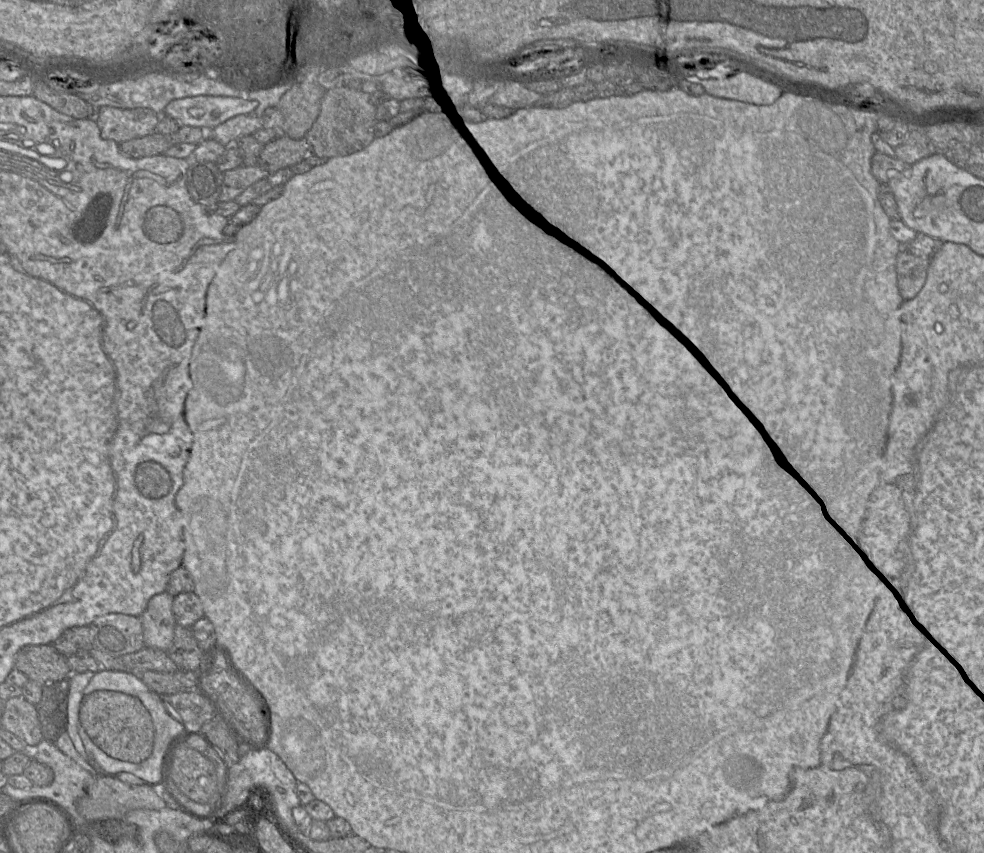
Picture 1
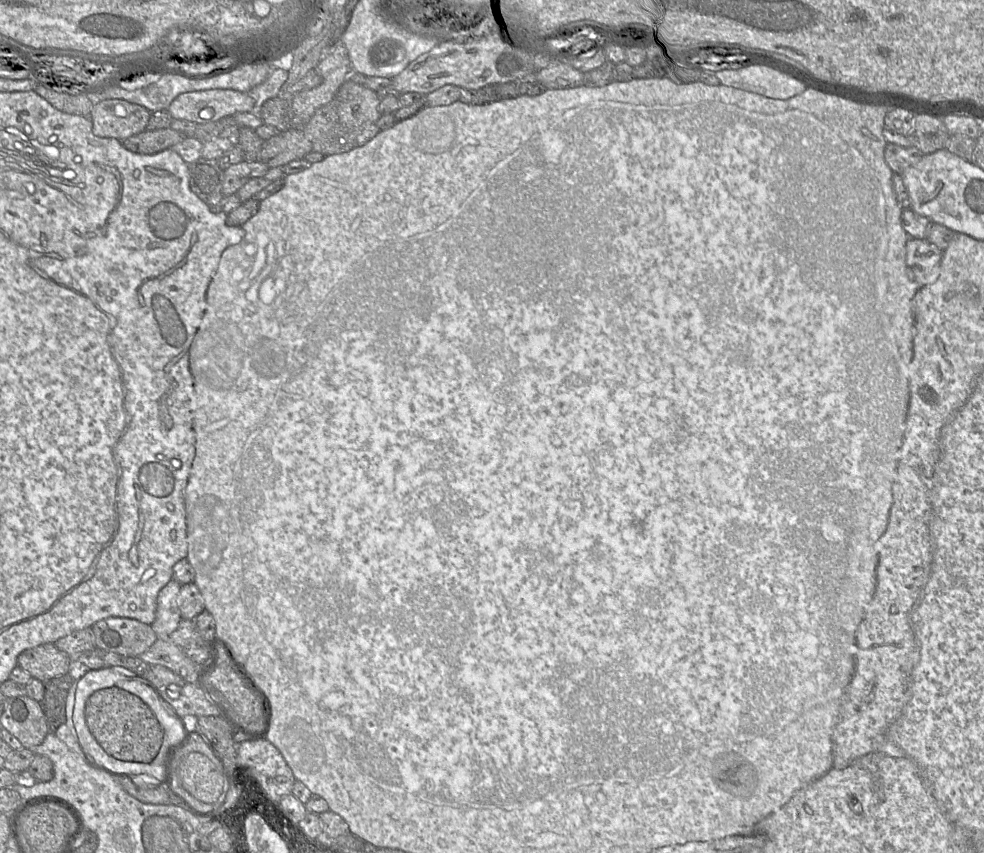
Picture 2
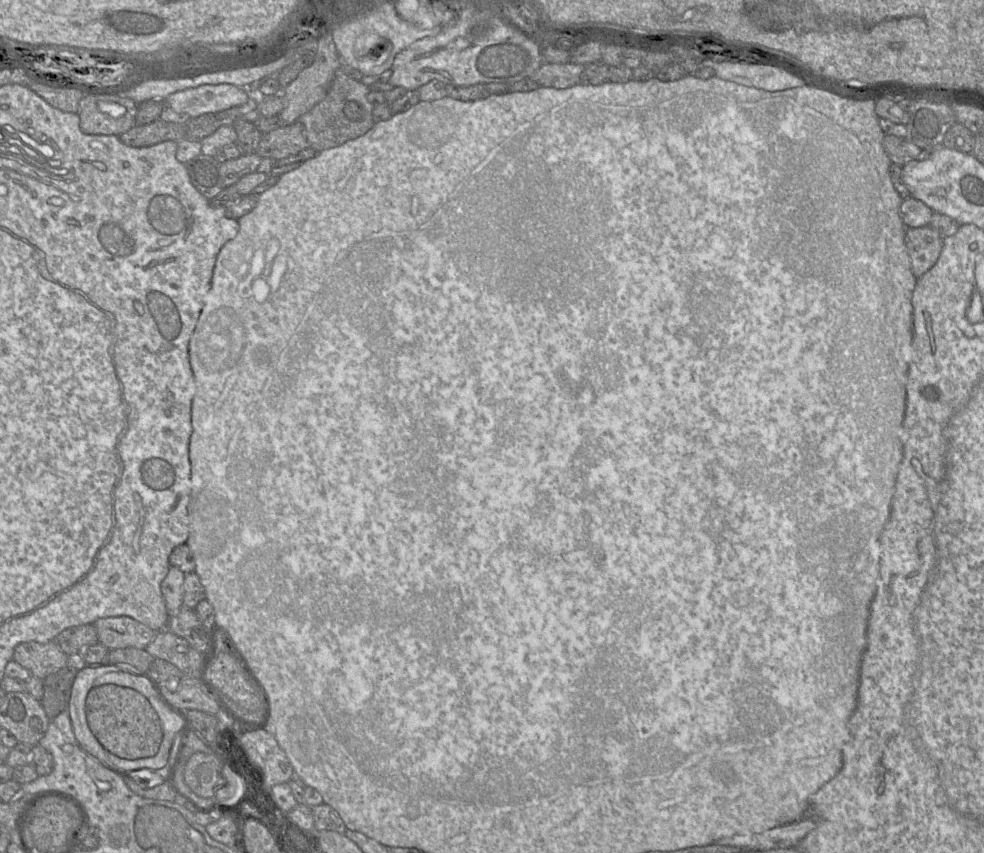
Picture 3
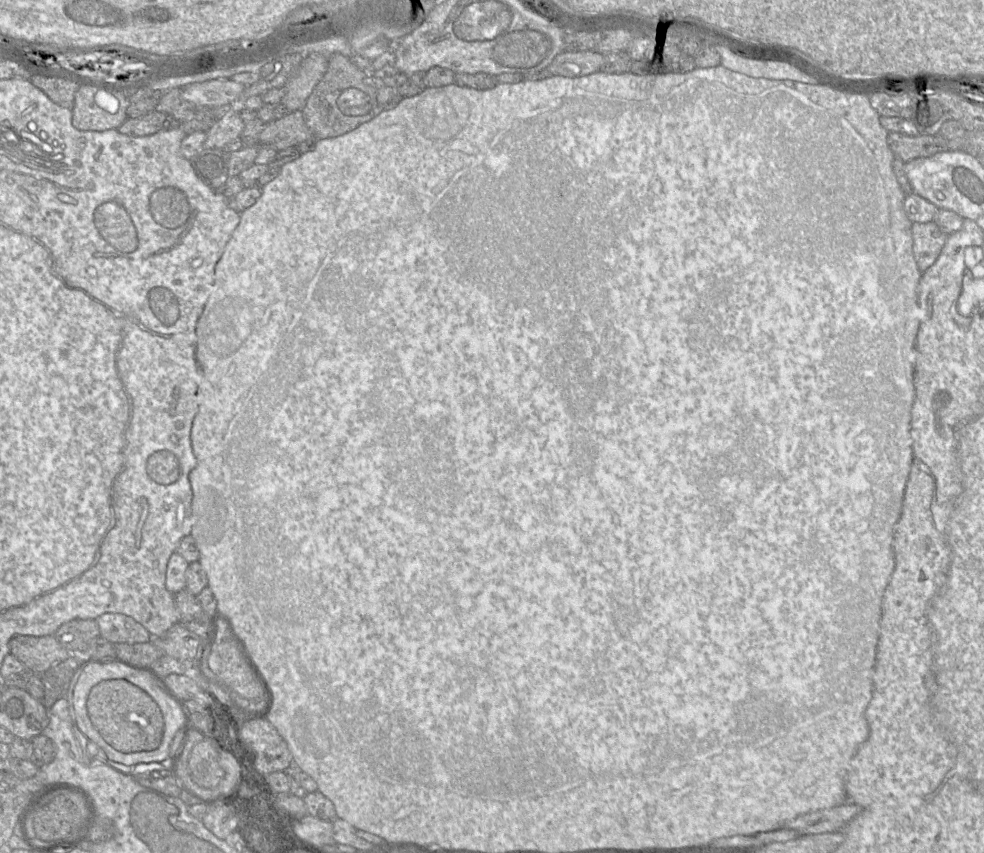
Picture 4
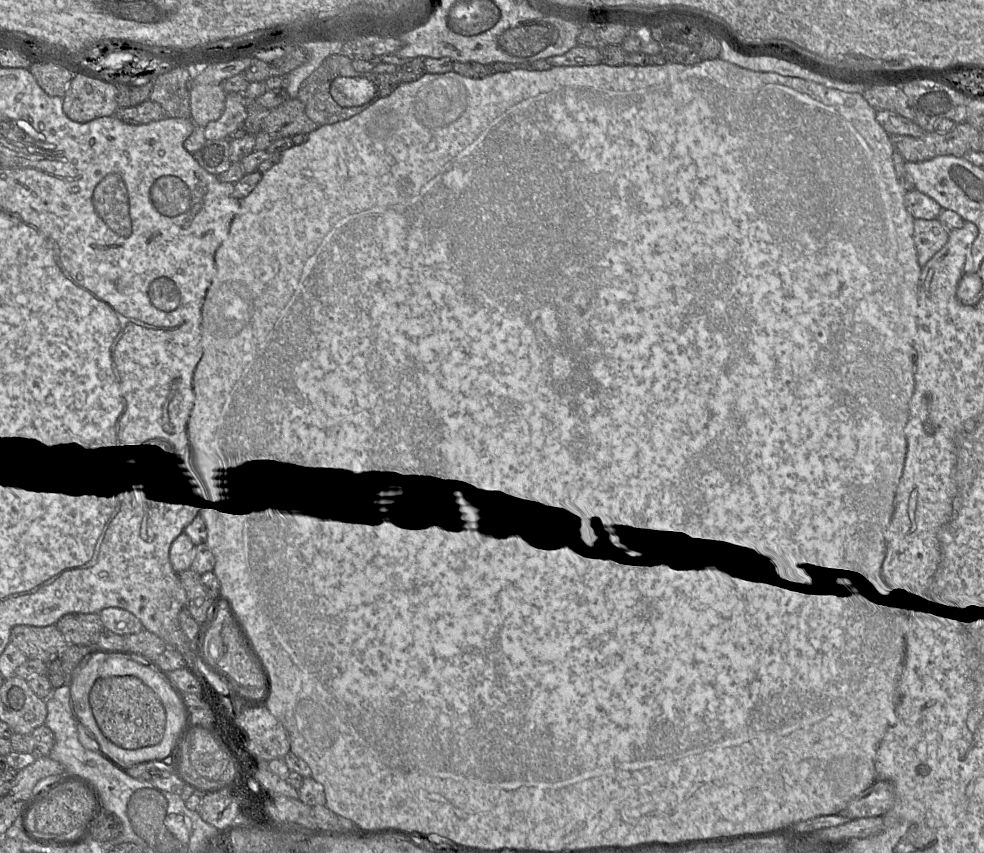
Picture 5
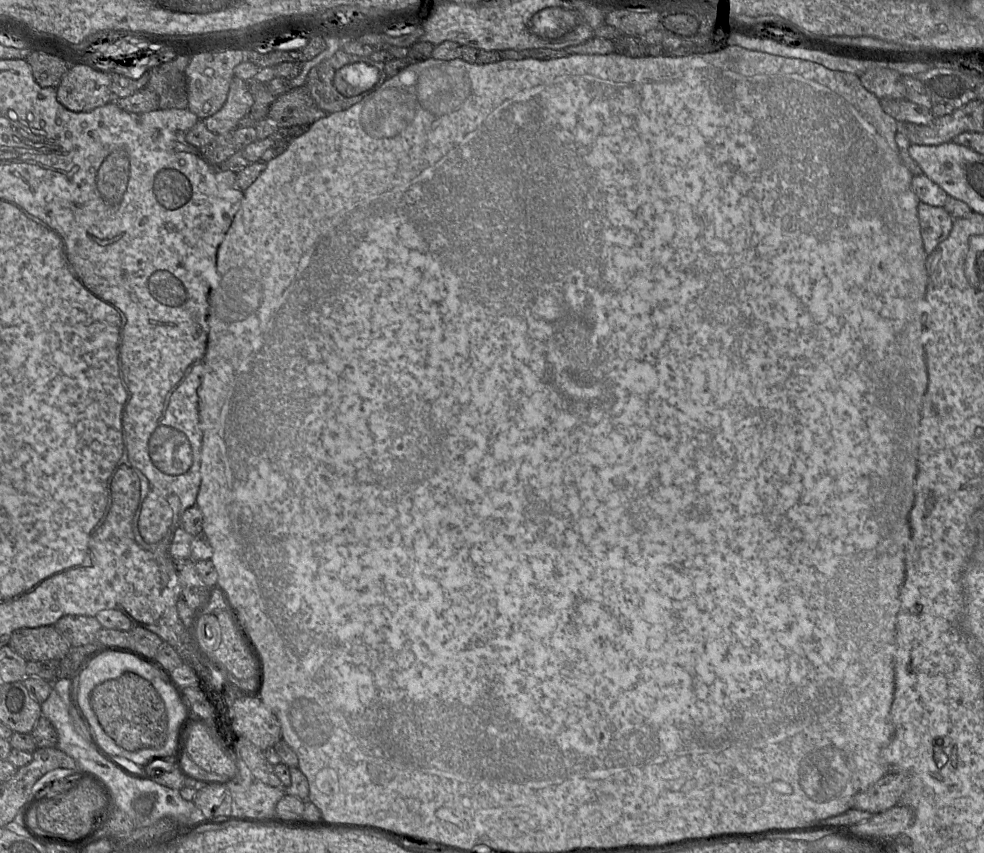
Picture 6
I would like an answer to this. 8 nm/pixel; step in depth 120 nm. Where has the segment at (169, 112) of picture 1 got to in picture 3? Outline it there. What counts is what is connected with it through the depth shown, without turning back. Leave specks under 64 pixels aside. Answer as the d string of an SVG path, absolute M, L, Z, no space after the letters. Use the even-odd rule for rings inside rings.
M232 84L201 85L169 95L165 105L177 113L195 118L241 106L249 98L248 92Z

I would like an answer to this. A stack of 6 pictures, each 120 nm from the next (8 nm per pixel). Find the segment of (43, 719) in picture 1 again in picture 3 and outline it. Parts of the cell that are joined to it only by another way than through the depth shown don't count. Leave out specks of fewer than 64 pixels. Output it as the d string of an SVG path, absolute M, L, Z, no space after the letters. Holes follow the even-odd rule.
M66 666L43 679L40 703L50 720L67 710L77 672L75 668Z

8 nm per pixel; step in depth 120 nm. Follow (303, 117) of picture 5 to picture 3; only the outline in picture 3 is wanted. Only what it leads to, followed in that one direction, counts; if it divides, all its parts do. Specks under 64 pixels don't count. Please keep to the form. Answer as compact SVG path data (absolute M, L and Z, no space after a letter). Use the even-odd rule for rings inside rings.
M299 122L282 125L262 135L257 148L260 157L281 160L307 148L308 141Z

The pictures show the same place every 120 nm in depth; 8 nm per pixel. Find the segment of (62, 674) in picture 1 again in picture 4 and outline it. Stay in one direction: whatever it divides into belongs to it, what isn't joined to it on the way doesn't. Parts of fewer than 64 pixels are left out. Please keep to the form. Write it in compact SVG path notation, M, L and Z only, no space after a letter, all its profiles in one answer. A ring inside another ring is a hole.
M54 634L16 635L9 641L9 651L33 674L42 674L71 655Z

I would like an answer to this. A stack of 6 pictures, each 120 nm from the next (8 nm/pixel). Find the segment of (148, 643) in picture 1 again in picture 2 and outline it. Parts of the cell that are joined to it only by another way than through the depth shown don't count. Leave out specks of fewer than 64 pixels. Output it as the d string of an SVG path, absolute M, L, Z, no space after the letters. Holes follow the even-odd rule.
M172 579L158 594L156 615L151 624L158 638L169 638L182 619L178 607L178 595L181 586L176 580Z

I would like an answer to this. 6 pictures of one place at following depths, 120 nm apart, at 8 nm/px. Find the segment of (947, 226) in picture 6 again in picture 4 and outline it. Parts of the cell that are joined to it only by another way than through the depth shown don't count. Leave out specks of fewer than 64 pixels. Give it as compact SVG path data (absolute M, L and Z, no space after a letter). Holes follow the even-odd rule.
M935 221L912 223L913 252L919 270L923 273L939 257L948 235L941 231Z

